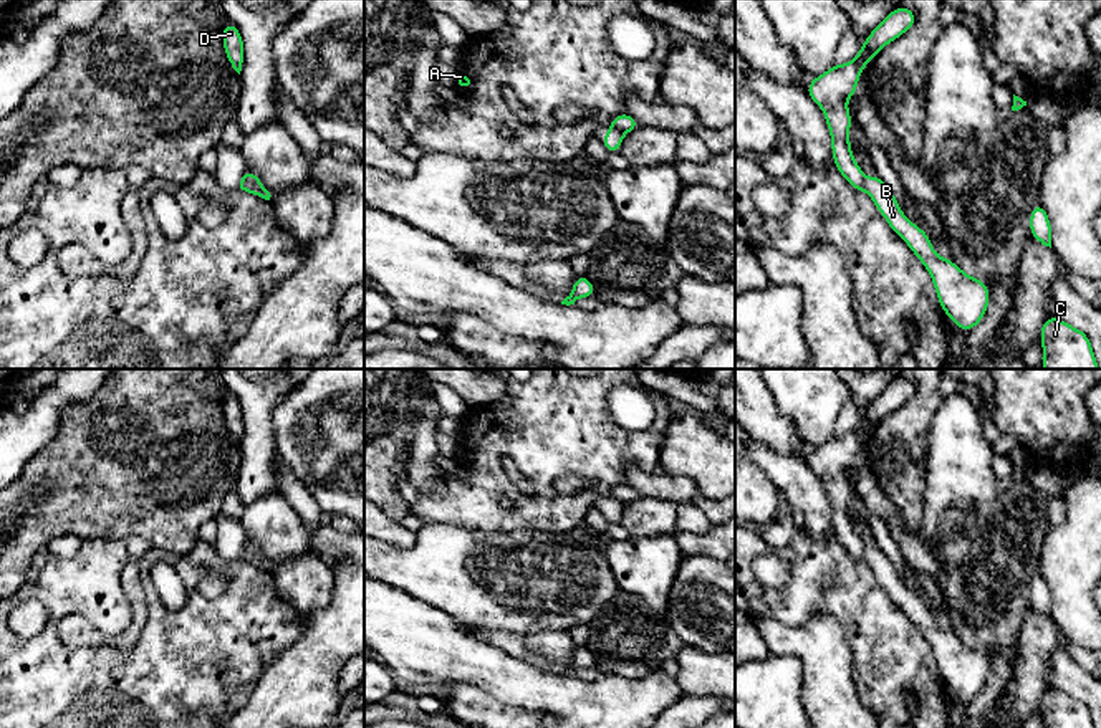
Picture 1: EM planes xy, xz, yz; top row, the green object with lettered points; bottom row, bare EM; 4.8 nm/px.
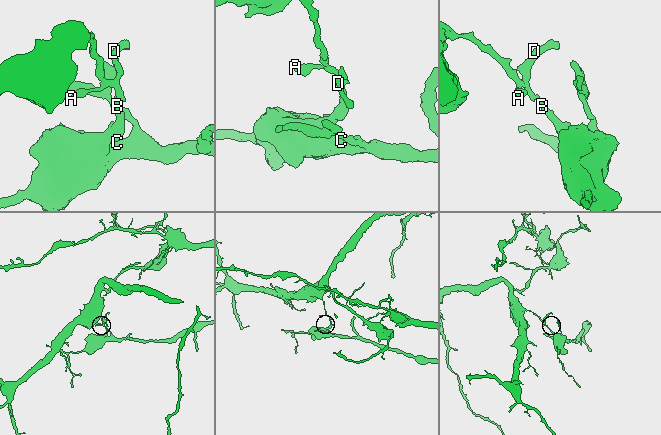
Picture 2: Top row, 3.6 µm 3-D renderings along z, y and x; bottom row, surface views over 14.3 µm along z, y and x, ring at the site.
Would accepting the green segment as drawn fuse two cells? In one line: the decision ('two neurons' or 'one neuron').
two neurons

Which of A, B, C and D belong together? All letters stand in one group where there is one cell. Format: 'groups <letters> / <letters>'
groups A D / B C

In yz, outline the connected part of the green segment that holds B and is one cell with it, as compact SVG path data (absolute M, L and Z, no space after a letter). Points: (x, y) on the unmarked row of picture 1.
M873 544L864 553L864 563L873 569L876 579L887 596L909 615L912 624L927 639L942 682L965 703L975 698L985 687L990 660L988 657L960 640L952 630L945 630L934 622L929 606L906 589L897 569Z

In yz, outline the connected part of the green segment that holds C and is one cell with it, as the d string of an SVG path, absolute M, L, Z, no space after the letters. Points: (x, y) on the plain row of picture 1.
M1048 687L1040 702L1041 728L1096 728L1084 702Z

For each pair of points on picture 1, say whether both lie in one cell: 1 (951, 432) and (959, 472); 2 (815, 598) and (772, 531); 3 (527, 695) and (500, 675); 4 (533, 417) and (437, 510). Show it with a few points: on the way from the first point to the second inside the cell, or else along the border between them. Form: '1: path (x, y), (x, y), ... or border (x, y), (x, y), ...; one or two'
1: path (956, 442), (956, 462); one
2: border (797, 530), (777, 551); two
3: path (520, 689), (507, 679); one
4: path (515, 440), (487, 460), (469, 493); one

